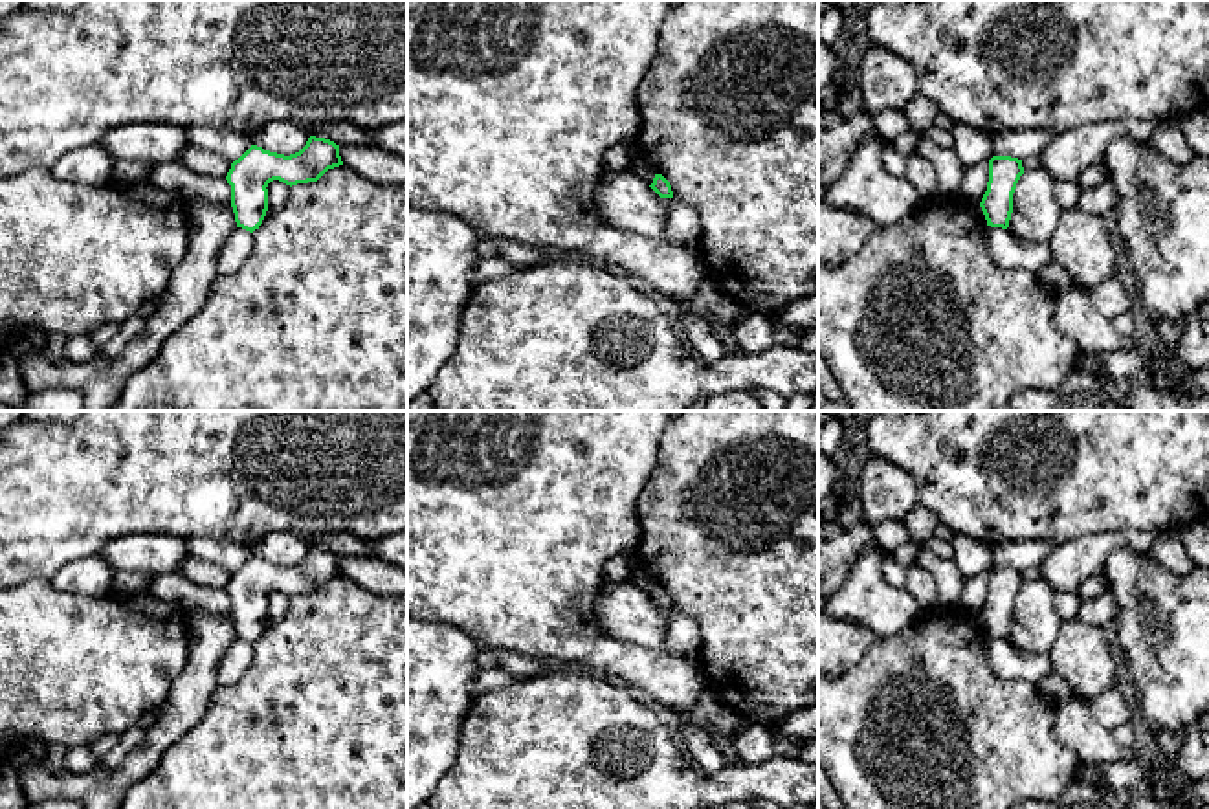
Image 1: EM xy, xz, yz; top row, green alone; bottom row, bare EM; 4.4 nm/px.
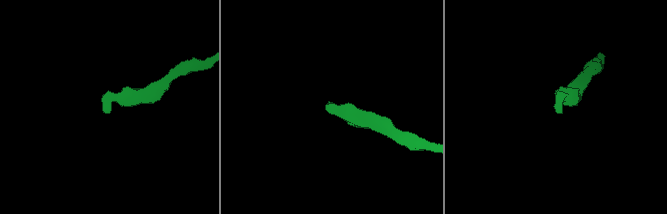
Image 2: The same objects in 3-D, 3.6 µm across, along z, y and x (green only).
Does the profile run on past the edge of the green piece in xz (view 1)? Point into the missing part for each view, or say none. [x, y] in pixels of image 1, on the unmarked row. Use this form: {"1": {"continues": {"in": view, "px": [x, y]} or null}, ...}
{"1": {"continues": null}}

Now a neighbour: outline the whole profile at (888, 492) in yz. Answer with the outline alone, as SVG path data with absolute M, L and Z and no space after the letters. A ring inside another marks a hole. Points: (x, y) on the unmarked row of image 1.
M870 455L860 475L864 519L873 526L903 521L919 504L917 484L910 471Z

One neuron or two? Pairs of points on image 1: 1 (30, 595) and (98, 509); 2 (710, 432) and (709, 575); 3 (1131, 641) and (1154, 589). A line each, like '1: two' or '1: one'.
1: two
2: one
3: one

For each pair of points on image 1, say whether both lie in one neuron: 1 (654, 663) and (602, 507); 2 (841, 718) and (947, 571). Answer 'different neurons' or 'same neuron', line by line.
1: same neuron
2: different neurons

